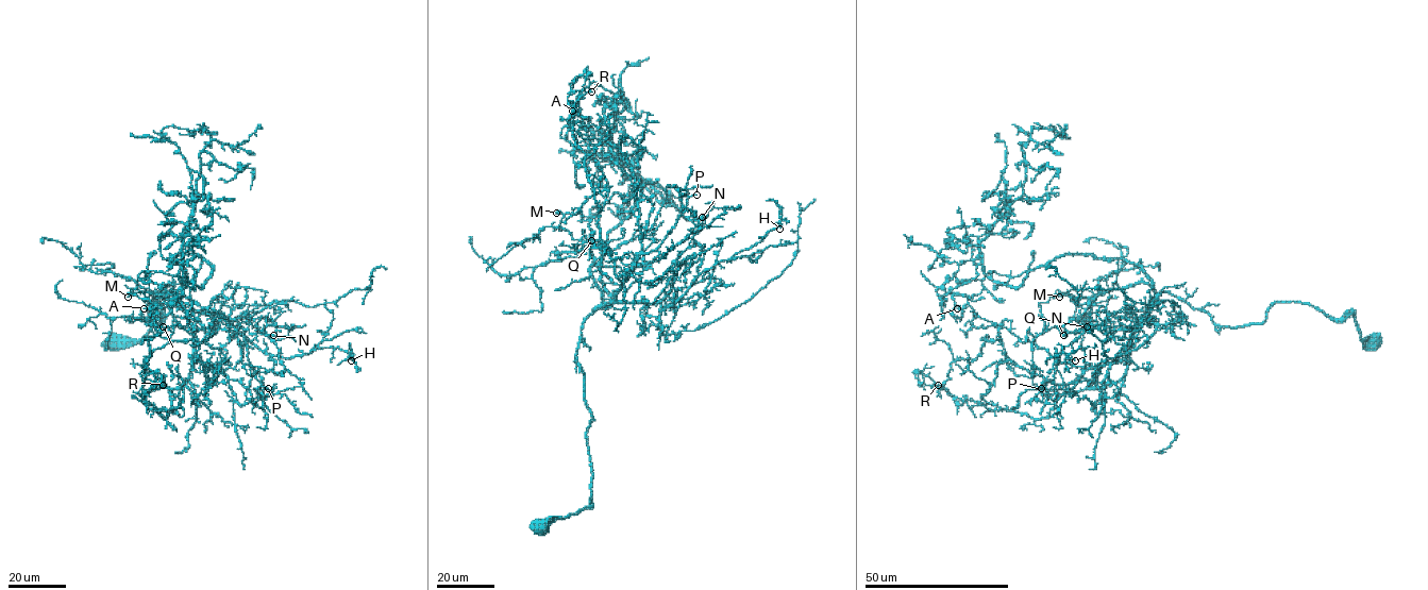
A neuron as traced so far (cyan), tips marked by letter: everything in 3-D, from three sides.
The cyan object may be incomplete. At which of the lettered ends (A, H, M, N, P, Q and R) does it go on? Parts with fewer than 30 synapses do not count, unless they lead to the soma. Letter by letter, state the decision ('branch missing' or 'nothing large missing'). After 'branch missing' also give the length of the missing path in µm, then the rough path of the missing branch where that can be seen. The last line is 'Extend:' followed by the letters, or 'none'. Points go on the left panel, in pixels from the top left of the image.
A: nothing large missing
H: nothing large missing
M: nothing large missing
N: nothing large missing
P: nothing large missing
Q: nothing large missing
R: branch missing; about 15 µm are missing; missing branch runs (163, 385), (179, 391), (182, 412)
Extend: R

